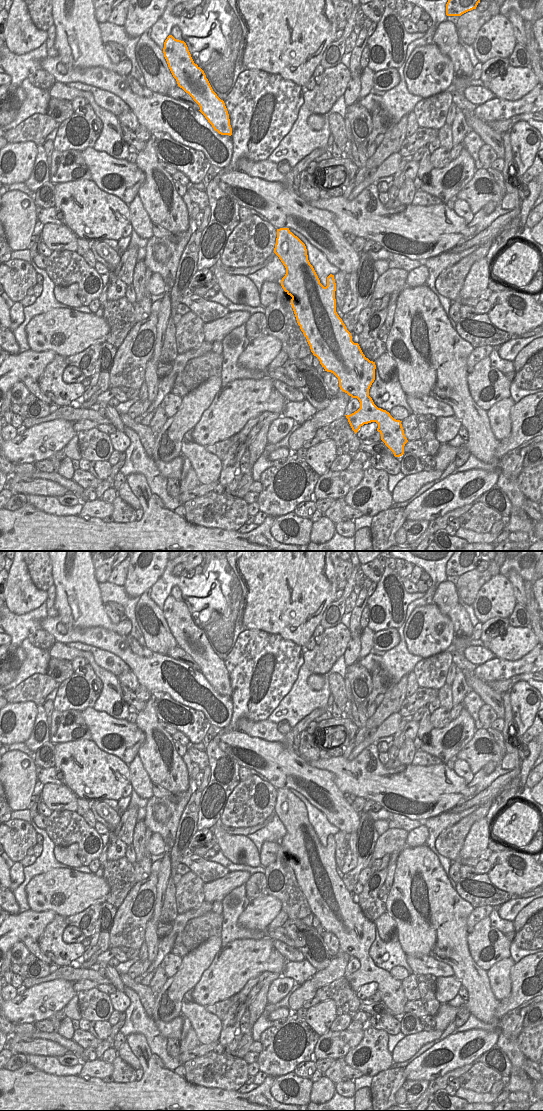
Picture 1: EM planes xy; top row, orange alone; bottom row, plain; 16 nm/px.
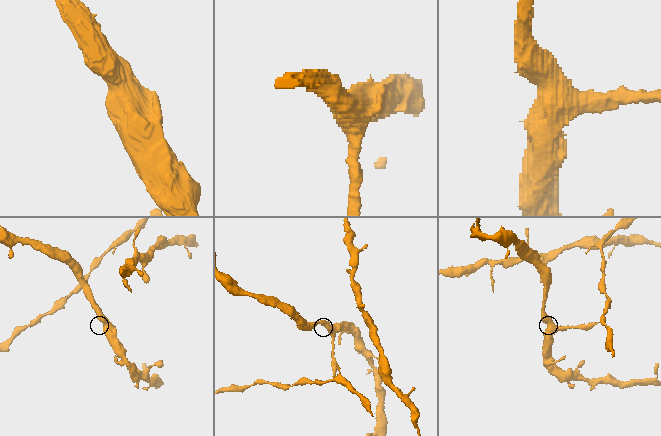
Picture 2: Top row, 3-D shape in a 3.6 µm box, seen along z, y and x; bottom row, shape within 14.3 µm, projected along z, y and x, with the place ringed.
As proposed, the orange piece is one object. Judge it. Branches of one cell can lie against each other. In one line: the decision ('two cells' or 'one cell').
one cell

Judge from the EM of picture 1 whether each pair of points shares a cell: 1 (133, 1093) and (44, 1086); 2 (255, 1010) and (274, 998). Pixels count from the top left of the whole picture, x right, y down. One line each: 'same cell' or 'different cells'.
1: same cell
2: different cells

